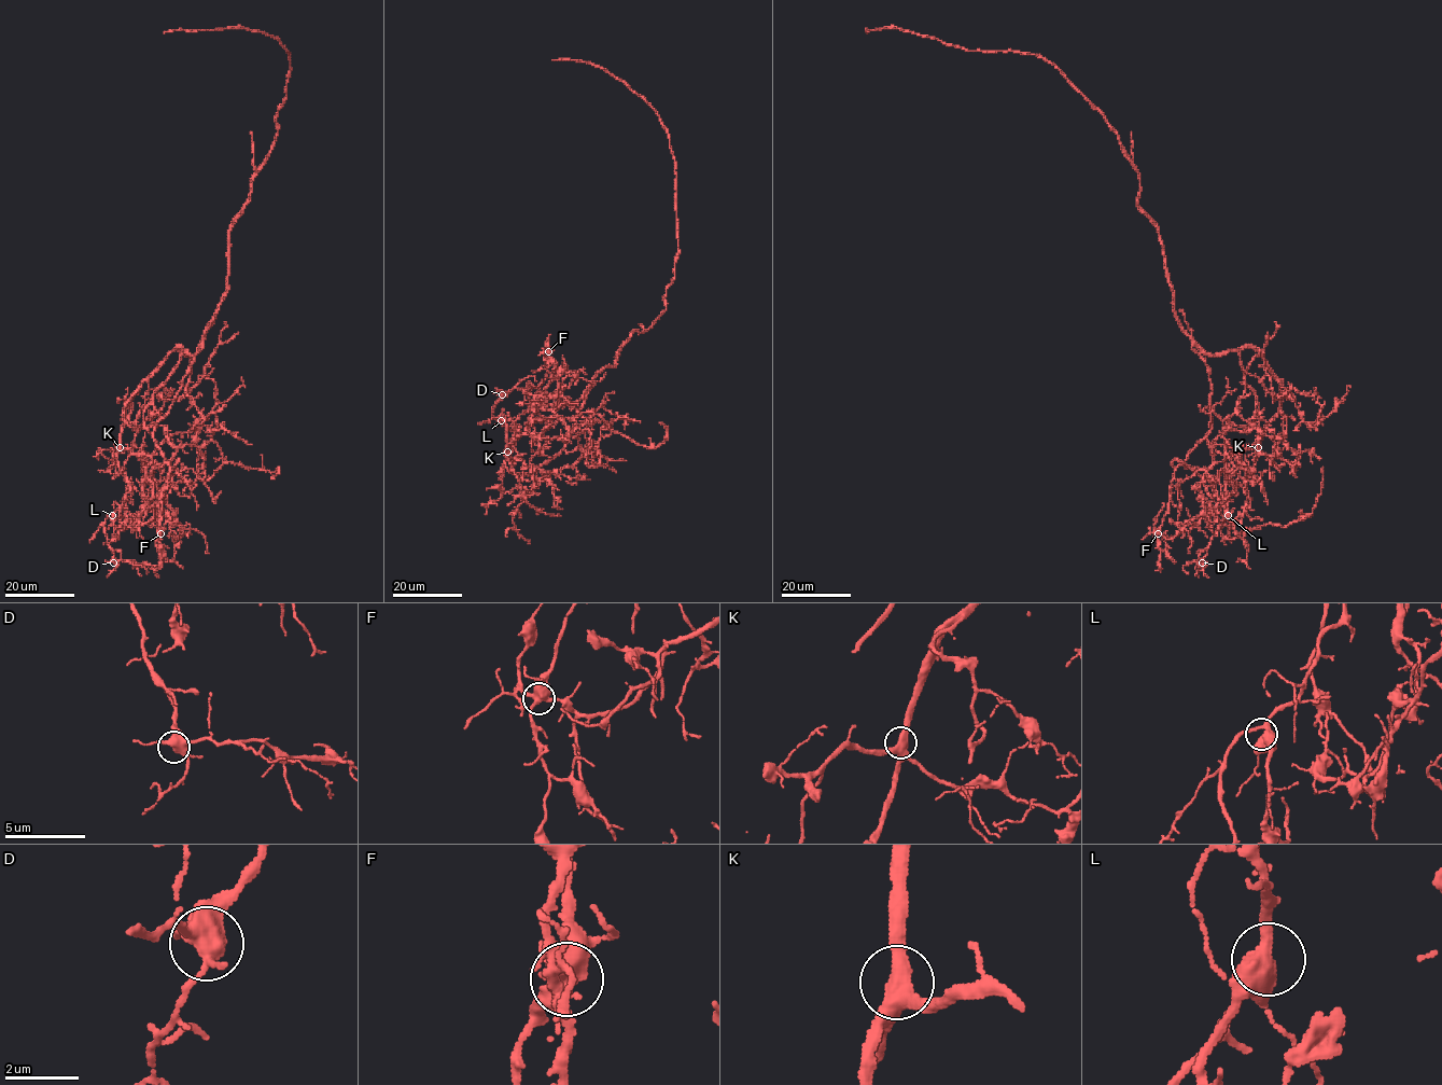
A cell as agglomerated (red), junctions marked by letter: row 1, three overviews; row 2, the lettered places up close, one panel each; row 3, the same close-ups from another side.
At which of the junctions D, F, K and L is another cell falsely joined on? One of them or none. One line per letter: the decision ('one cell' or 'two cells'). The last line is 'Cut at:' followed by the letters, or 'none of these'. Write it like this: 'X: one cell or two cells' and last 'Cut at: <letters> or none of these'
D: one cell
F: two cells
K: one cell
L: one cell
Cut at: F

